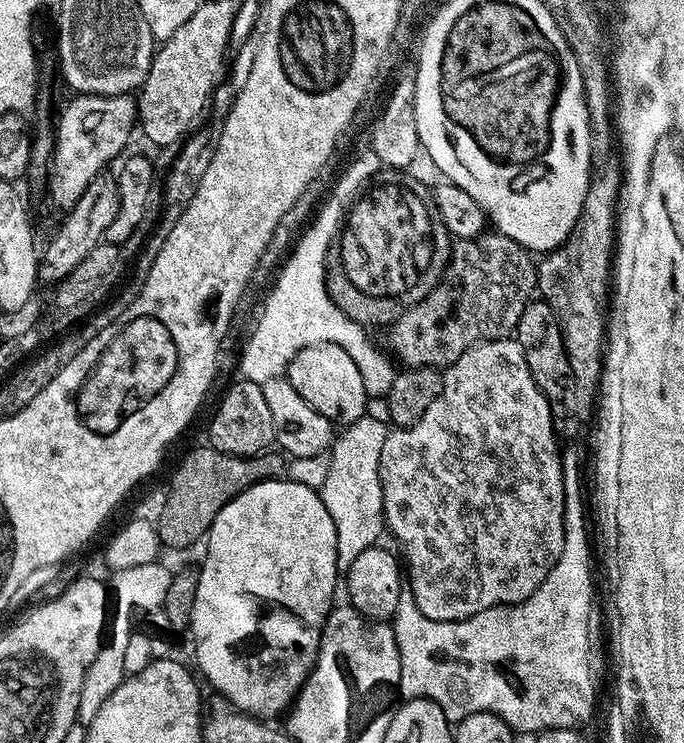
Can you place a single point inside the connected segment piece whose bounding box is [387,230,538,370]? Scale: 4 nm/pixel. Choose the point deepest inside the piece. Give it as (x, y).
(489, 279)

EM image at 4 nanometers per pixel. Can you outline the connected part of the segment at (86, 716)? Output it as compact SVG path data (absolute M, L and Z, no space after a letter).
M153 562L146 566L130 566L126 570L116 572L113 577L112 584L110 580L110 600L114 605L114 611L110 616L106 642L100 645L100 653L90 666L86 682L82 686L82 698L76 715L77 721L84 726L92 724L94 718L98 718L98 712L102 710L110 694L114 694L114 690L118 690L118 686L126 679L124 671L126 646L130 643L132 633L137 631L136 619L154 611L155 608L157 611L163 605L166 590L170 590L173 573L167 572L160 562Z

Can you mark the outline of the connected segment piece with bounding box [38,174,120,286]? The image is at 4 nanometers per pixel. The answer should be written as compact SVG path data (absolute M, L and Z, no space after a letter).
M101 174L92 180L90 186L83 192L82 197L75 203L73 208L67 211L67 216L60 224L60 229L52 236L48 245L43 245L42 255L38 260L38 280L41 285L55 286L60 280L94 250L94 246L102 243L106 234L106 226L114 222L114 217L120 205L120 188L115 177Z

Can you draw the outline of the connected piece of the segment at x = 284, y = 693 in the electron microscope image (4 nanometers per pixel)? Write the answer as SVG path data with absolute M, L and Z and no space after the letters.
M287 478L264 480L260 484L255 484L253 488L247 488L242 494L238 494L238 498L234 498L221 510L208 531L207 544L208 553L204 556L204 565L199 565L198 568L200 573L198 594L194 598L190 629L190 636L196 639L196 664L201 672L199 675L201 677L204 675L216 687L215 691L229 700L235 708L241 708L250 716L272 718L268 716L276 716L279 712L287 713L296 696L299 695L300 687L308 681L308 676L316 665L316 656L320 653L320 639L324 634L324 624L328 620L328 613L334 607L332 595L336 592L336 575L338 575L334 522L320 500L317 489L307 488Z

